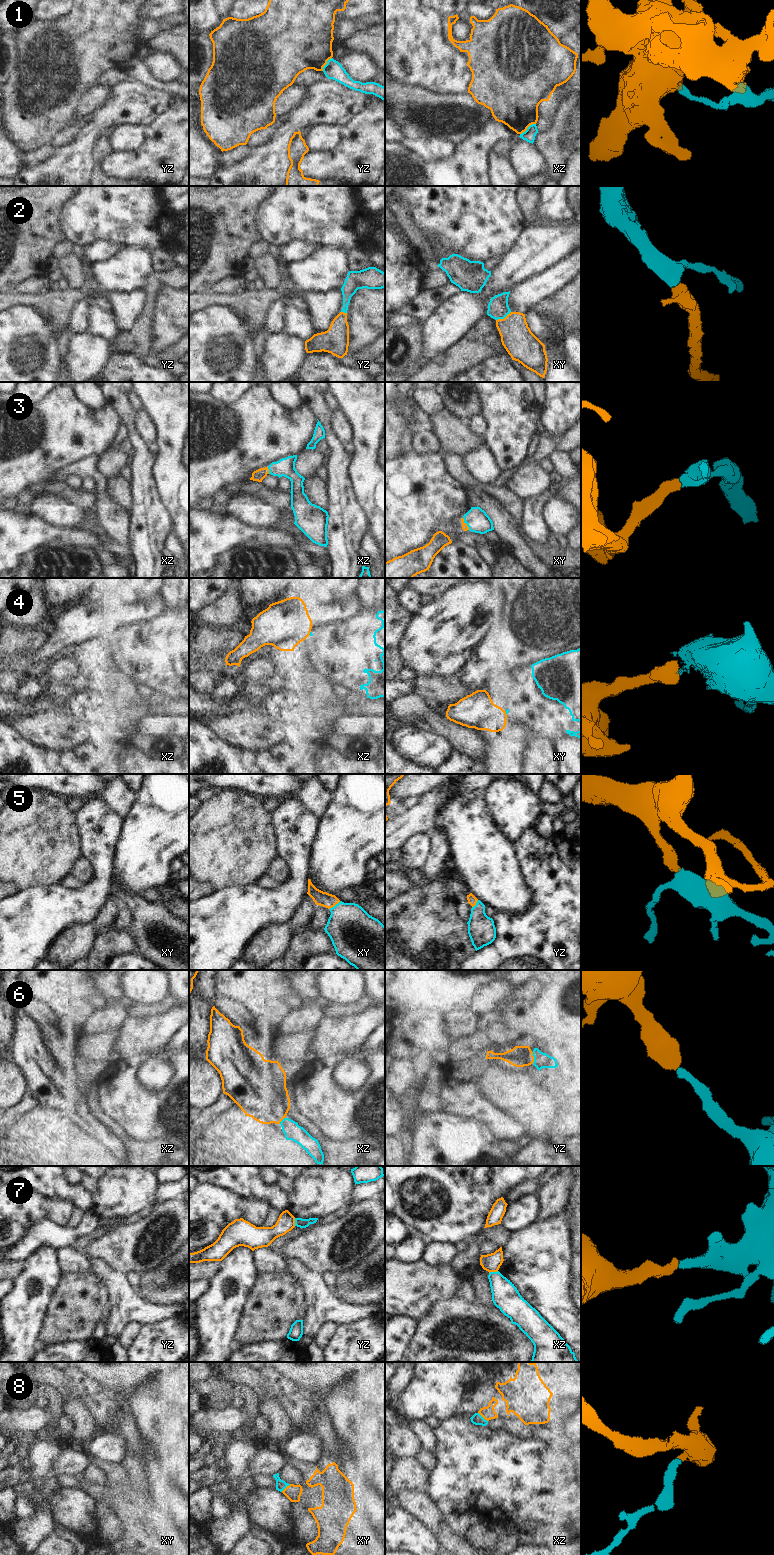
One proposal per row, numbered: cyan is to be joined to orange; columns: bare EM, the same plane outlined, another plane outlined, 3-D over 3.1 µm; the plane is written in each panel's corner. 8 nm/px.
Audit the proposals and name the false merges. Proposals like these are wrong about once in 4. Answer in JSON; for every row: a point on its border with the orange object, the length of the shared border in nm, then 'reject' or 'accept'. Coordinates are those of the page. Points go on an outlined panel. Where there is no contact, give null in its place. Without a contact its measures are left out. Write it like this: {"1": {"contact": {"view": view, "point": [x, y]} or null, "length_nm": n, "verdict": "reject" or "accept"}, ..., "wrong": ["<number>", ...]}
{"1": {"contact": {"view": "xz", "point": [527, 127]}, "length_nm": 160, "verdict": "reject"}, "2": {"contact": {"view": "xy", "point": [504, 318]}, "length_nm": 140, "verdict": "accept"}, "3": {"contact": {"view": "xz", "point": [268, 470]}, "length_nm": 60, "verdict": "accept"}, "4": {"contact": {"view": "xz", "point": [309, 633]}, "length_nm": 30, "verdict": "reject"}, "5": {"contact": {"view": "xy", "point": [334, 905]}, "length_nm": 110, "verdict": "accept"}, "6": {"contact": {"view": "yz", "point": [533, 1058]}, "length_nm": 100, "verdict": "accept"}, "7": {"contact": {"view": "xz", "point": [493, 1271]}, "length_nm": 80, "verdict": "reject"}, "8": {"contact": {"view": "xz", "point": [483, 1417]}, "length_nm": 110, "verdict": "accept"}, "wrong": ["1", "4", "7"]}

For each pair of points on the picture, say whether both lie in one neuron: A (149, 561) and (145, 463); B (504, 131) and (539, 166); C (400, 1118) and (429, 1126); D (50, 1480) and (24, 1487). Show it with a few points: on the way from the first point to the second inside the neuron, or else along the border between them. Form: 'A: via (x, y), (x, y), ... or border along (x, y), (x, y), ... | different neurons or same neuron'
A: via (149, 537), (149, 511), (145, 487) | same neuron
B: border along (519, 137), (511, 144) | different neurons
C: border along (412, 1113), (410, 1121) | different neurons
D: via (44, 1486), (40, 1490), (30, 1490) | same neuron

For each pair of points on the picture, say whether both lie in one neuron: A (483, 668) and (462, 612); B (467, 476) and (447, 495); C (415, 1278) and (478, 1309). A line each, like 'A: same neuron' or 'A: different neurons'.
A: different neurons
B: different neurons
C: different neurons

